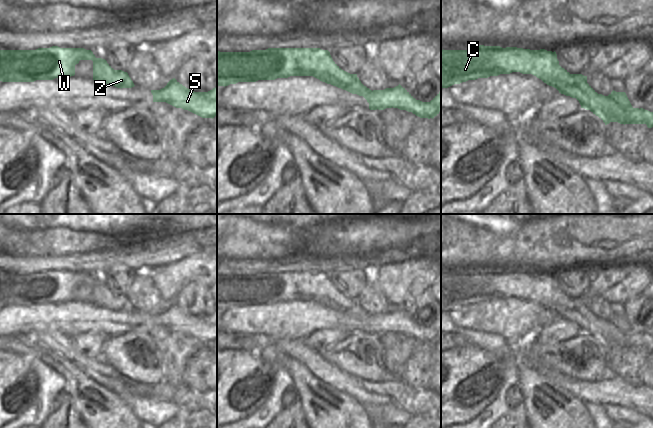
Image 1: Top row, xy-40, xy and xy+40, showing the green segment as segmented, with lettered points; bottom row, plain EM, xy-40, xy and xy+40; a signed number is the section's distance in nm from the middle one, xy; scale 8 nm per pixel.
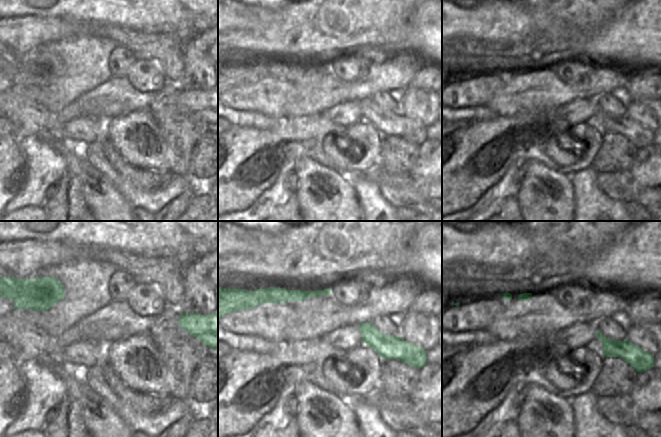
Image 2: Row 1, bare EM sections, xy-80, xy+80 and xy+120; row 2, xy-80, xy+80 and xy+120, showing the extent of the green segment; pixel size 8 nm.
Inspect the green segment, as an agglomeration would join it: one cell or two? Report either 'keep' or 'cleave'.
cleave

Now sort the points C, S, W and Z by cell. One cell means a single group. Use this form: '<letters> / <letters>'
C W Z / S

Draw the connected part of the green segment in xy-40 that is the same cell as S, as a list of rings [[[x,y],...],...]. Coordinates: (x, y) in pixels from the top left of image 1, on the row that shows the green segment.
[[[173,78],[164,88],[151,93],[153,102],[166,102],[202,118],[217,116],[217,86],[208,92],[194,92]]]

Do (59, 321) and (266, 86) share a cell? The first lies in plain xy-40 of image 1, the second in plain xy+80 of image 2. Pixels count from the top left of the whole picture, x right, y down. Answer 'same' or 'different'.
same

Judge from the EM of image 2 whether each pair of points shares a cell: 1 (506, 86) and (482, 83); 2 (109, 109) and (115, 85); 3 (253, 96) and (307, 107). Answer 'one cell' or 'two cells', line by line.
1: two cells
2: two cells
3: one cell

